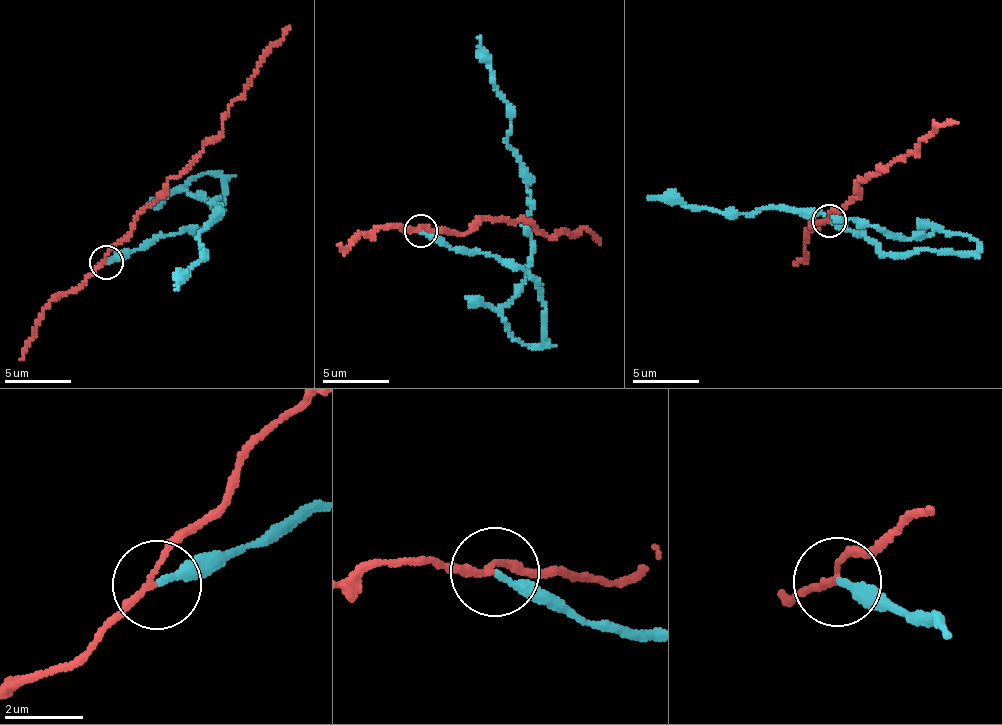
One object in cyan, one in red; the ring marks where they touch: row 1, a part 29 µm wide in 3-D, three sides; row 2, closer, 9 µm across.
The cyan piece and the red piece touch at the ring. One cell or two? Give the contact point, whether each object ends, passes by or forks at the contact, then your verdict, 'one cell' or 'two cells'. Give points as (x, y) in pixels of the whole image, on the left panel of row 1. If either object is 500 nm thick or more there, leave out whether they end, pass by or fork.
place (106, 262); cyan ends; red passes by; two cells

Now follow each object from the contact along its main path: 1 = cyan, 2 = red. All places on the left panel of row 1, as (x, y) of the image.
1: (105, 263), (212, 222), (218, 173), (183, 188), (217, 198), (219, 211), (198, 235), (204, 259), (174, 289)
2: (105, 263), (167, 181), (180, 176), (213, 141), (238, 99), (289, 26)

